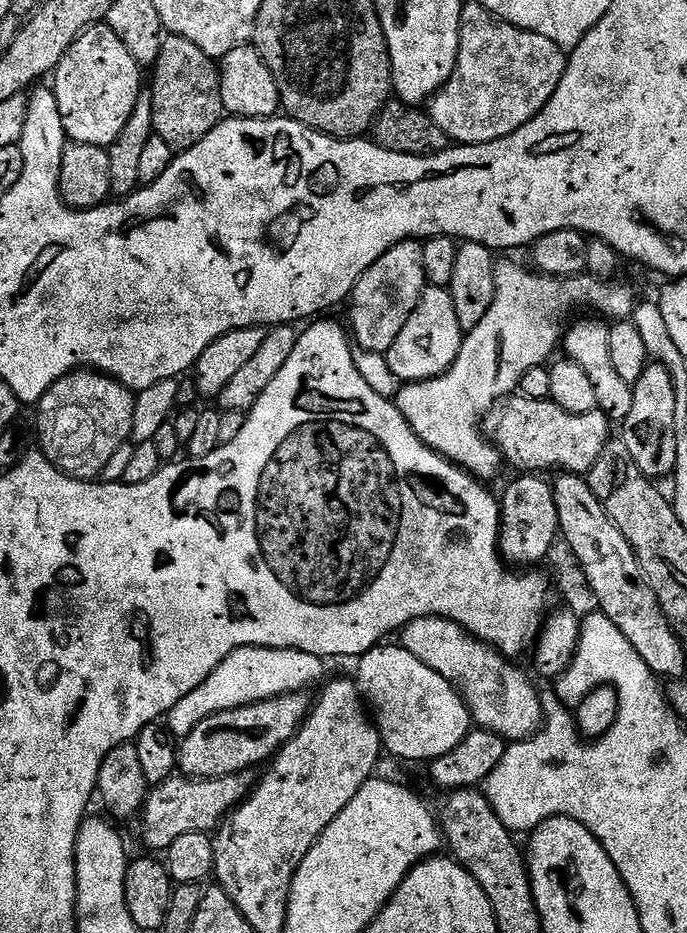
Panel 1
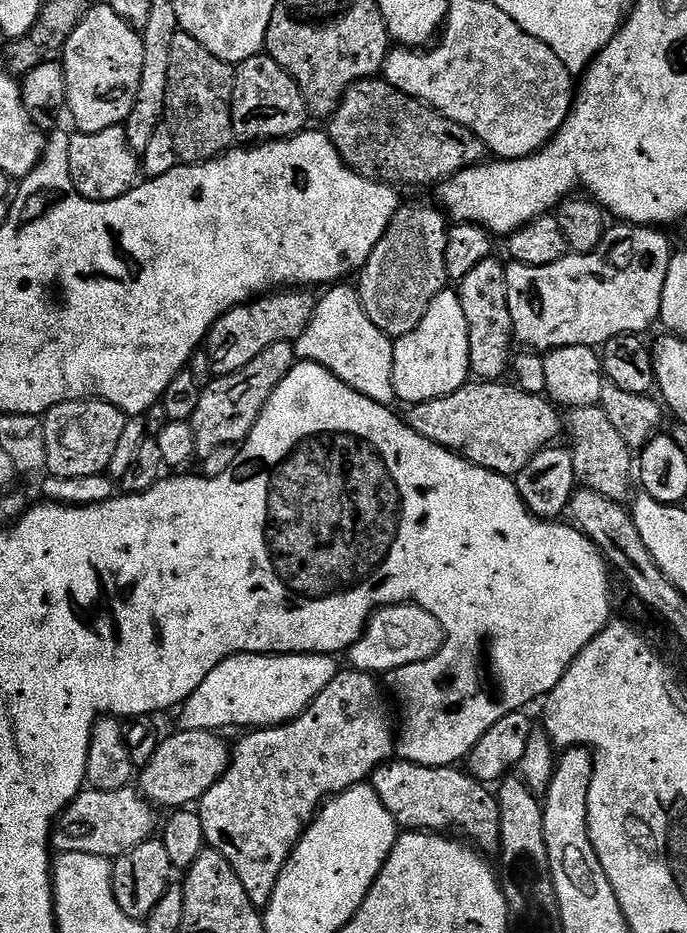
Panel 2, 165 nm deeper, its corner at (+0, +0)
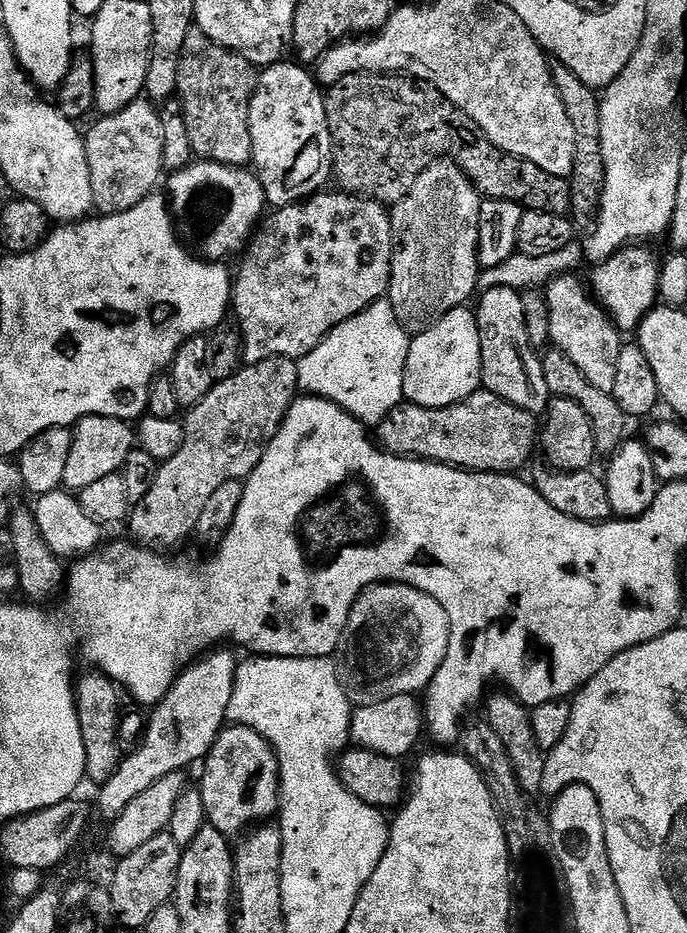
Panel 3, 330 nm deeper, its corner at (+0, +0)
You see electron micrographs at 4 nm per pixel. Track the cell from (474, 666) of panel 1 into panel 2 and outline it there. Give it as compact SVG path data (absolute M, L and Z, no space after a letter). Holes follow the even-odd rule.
M391 604L389 608L377 608L364 627L364 633L354 642L354 646L348 649L347 659L352 659L351 667L357 672L370 672L373 674L387 674L399 667L408 666L410 663L422 662L430 658L444 645L444 631L434 618L426 610L422 610L416 604Z

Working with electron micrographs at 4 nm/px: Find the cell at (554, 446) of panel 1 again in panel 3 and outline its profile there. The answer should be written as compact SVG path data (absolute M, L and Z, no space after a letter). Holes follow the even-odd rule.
M481 390L470 394L457 404L445 408L423 408L402 402L378 426L378 440L387 451L396 456L411 456L418 460L435 460L437 464L450 464L453 468L466 468L469 472L498 472L512 474L532 456L532 447L538 444L538 420L533 413L510 406L498 394Z

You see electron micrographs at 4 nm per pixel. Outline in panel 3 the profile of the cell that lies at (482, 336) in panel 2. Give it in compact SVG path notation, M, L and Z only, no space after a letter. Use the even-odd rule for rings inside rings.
M505 284L485 288L475 301L474 311L482 346L480 379L483 387L510 402L510 406L518 406L518 410L533 414L547 412L550 397L546 374L542 374L541 353L530 346L530 337L526 334L521 293L515 288L507 288Z

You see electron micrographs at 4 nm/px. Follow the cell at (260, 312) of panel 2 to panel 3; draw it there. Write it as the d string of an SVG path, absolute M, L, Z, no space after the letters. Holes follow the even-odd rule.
M335 190L336 192L321 191L313 195L309 204L297 202L277 208L271 214L263 217L262 223L255 229L246 251L243 253L244 261L240 269L235 269L234 283L232 286L231 311L234 313L235 323L240 325L240 334L244 338L244 364L257 364L263 360L269 360L275 356L285 356L291 360L299 361L301 356L310 354L314 346L318 346L342 322L346 322L374 303L375 300L385 299L388 283L390 282L390 266L392 265L392 214L385 205L377 200L367 200L364 196L354 196L351 192Z

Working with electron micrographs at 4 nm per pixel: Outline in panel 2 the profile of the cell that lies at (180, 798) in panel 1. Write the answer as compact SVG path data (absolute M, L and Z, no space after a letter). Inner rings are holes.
M135 787L113 792L81 791L52 826L51 847L57 853L98 854L115 858L153 839L158 832L157 809Z

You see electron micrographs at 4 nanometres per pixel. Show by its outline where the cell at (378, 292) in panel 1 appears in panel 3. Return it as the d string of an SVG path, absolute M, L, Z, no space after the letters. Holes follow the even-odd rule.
M441 158L420 175L402 202L391 205L392 265L386 298L408 333L426 331L449 310L465 307L477 295L482 271L478 262L481 199L472 179L457 164Z

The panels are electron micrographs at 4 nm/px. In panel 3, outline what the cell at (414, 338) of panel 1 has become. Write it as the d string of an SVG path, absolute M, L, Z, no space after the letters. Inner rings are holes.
M471 307L452 308L434 326L411 337L402 390L404 400L423 408L445 408L481 391L482 346L476 313Z

